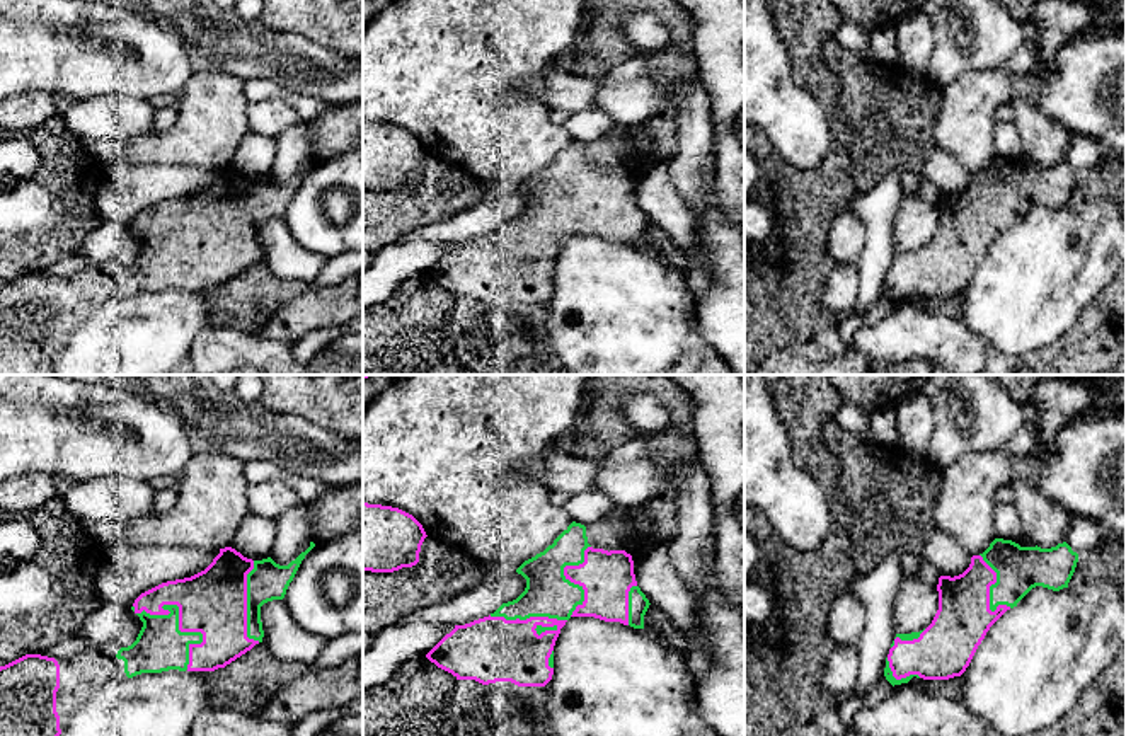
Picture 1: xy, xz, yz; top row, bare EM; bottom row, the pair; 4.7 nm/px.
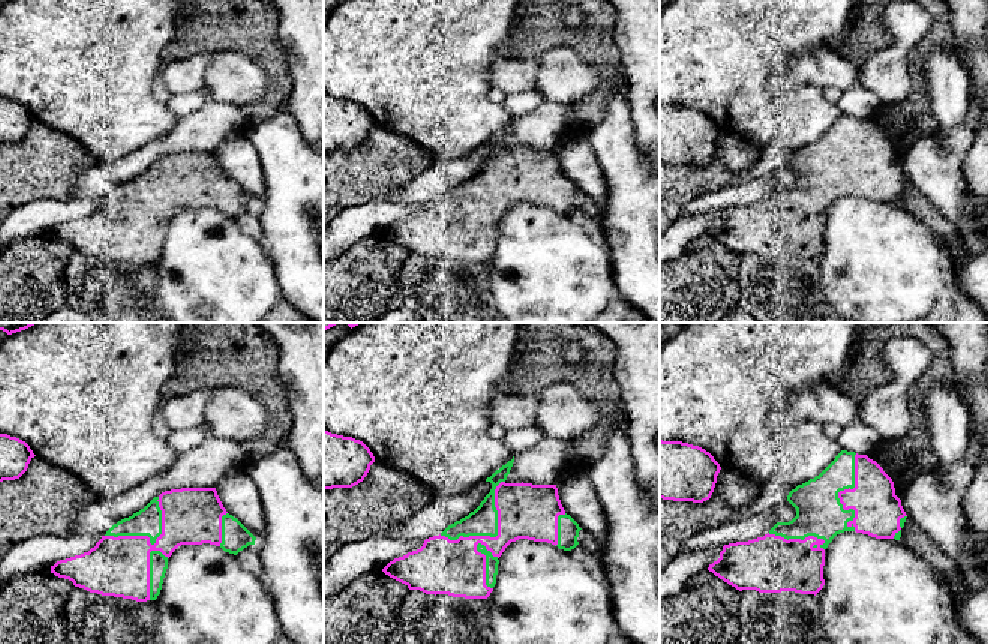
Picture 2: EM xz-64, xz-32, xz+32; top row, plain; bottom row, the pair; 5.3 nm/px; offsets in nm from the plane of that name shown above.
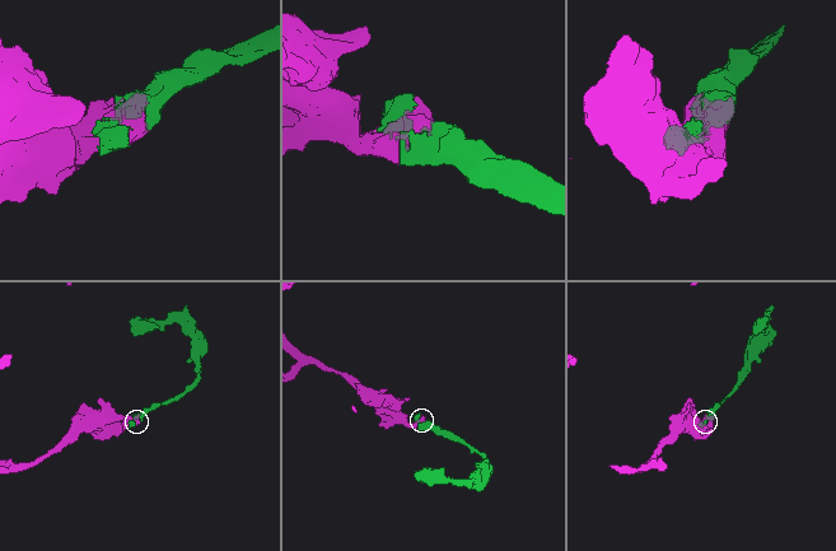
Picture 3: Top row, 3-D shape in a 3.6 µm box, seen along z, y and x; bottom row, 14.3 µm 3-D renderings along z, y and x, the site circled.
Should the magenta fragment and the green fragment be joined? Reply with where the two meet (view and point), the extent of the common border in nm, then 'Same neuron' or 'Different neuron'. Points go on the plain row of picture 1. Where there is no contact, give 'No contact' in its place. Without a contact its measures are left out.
Touches magenta at xy (179, 237). Shared border 400 nm. Same neuron

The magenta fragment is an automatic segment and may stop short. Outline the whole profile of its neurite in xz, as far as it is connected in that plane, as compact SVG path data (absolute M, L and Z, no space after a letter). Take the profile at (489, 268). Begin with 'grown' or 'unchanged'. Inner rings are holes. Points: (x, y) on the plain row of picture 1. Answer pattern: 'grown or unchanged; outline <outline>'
grown; outline M572 140L552 164L525 179L516 191L526 198L526 206L516 218L503 221L489 235L455 244L426 276L457 298L545 305L554 293L555 259L571 235L595 235L644 247L651 221L637 204L632 174L625 169L593 167L581 141Z

